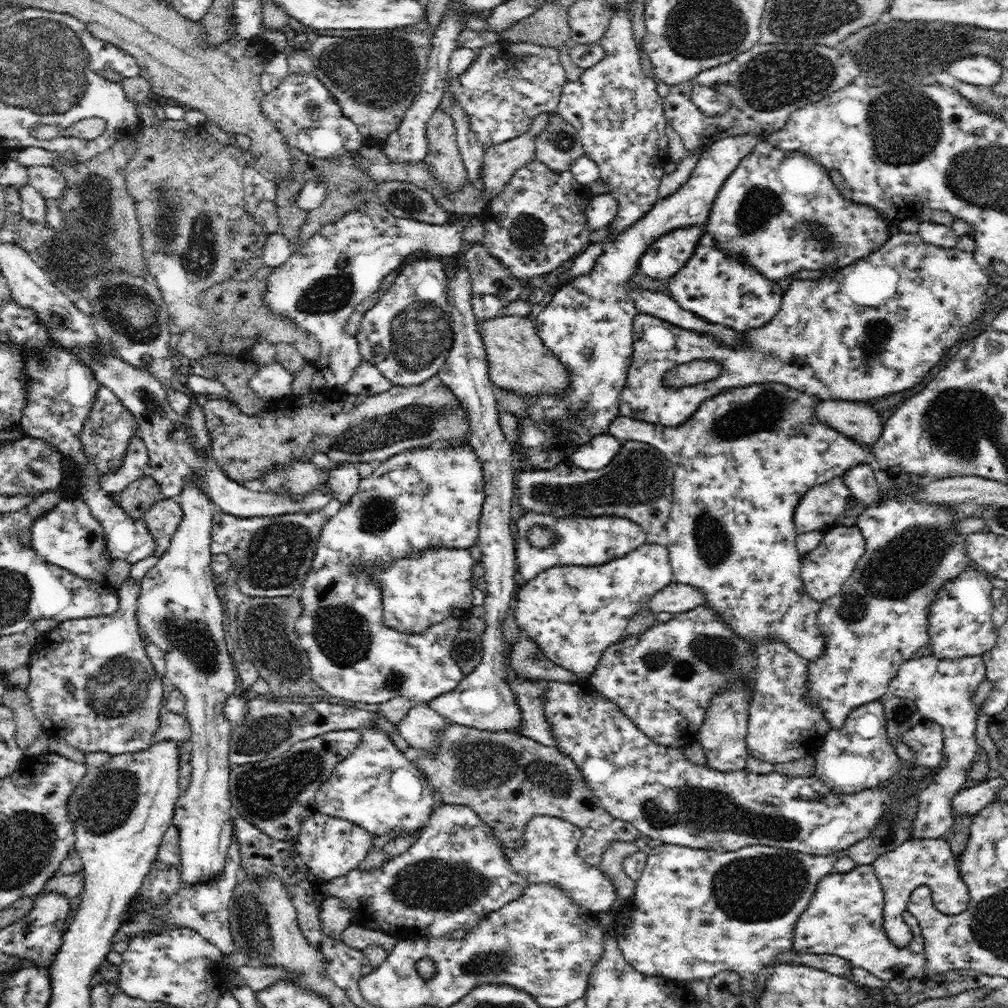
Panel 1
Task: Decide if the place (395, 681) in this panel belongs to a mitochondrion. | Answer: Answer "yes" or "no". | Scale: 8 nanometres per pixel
no

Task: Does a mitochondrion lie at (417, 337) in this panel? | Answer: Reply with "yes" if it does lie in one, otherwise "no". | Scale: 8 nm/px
yes

